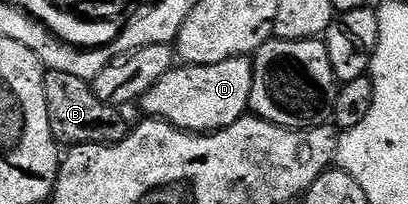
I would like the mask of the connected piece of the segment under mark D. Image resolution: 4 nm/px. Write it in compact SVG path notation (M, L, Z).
M230 58L208 66L179 64L143 94L141 107L147 118L158 118L188 134L214 134L217 130L228 130L245 117L252 92L253 68L247 58Z

